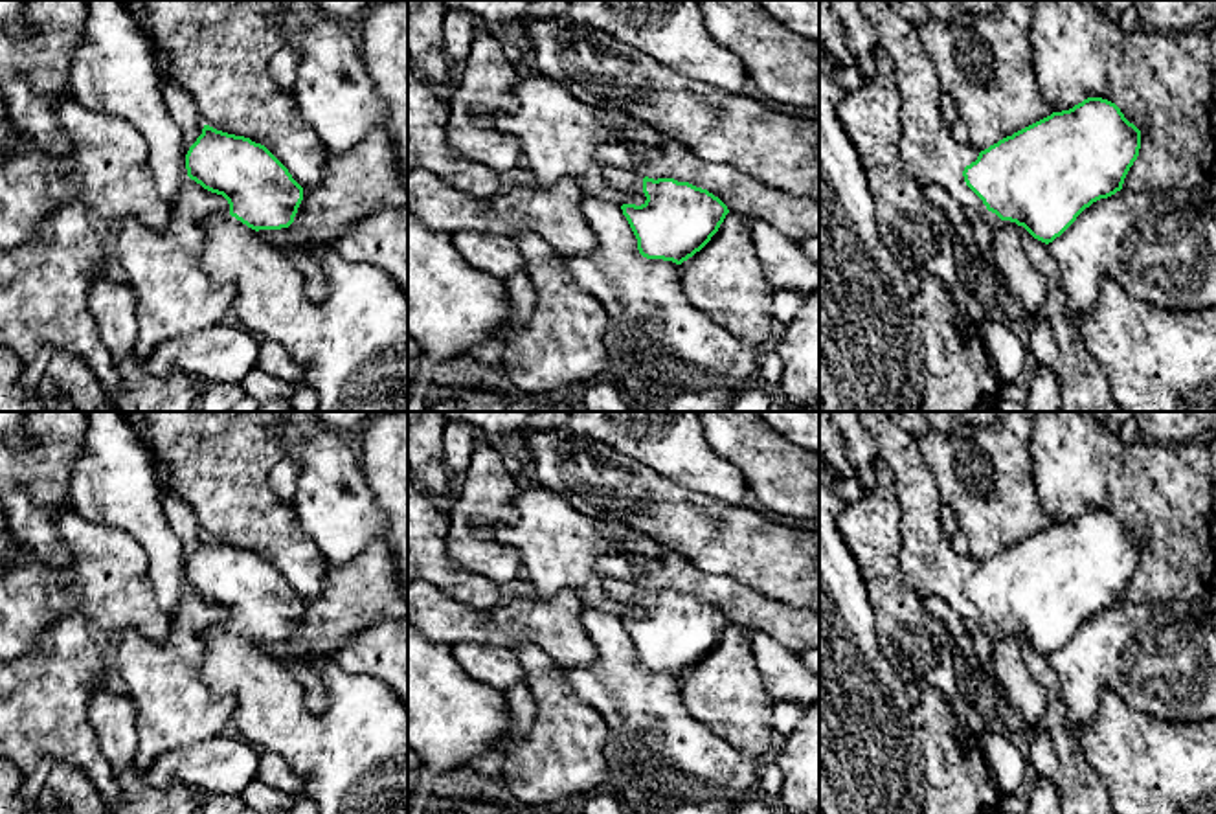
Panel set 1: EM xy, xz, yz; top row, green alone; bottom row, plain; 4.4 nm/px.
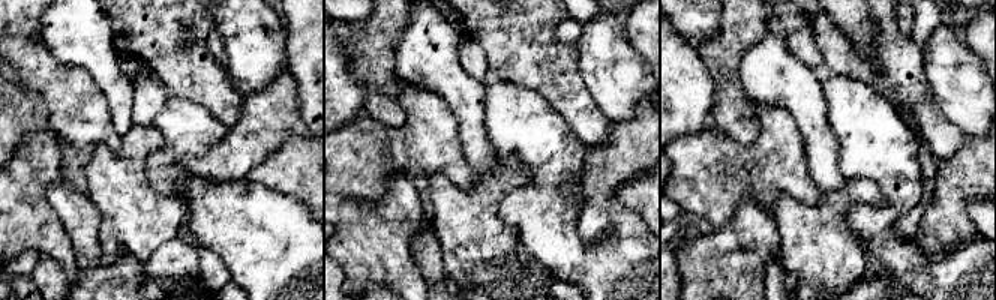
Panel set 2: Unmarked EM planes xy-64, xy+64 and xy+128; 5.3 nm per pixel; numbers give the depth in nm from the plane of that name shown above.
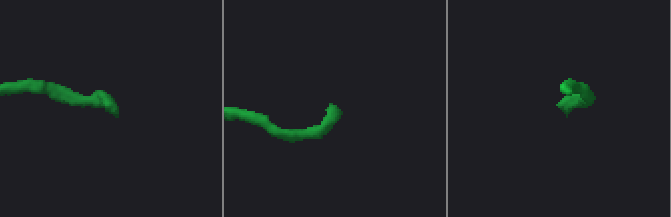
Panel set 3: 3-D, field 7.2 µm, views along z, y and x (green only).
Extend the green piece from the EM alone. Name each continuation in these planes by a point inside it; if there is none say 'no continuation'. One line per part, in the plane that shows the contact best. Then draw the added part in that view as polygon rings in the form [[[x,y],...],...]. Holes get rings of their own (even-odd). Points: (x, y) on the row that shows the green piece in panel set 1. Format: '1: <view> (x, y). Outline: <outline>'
1: xy (353, 346). Outline: [[[213,213],[204,222],[206,246],[202,266],[217,285],[231,285],[233,309],[257,340],[277,342],[303,369],[305,382],[318,393],[316,412],[408,412],[408,298],[382,268],[369,263],[351,263],[334,248],[314,248],[323,274],[325,300],[309,298],[310,281],[296,265],[294,252],[266,243],[255,230],[231,215]]]

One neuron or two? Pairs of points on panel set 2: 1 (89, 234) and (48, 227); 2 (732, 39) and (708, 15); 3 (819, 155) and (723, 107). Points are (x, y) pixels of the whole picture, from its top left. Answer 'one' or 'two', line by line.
1: two
2: two
3: two

